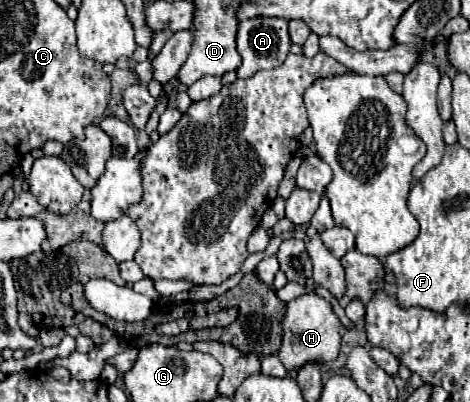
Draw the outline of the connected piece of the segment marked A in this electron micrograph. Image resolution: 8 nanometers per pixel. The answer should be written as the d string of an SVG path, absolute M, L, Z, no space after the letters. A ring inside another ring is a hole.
M254 17L238 25L236 47L242 57L236 75L248 79L262 69L274 69L284 63L290 51L288 21L276 17Z

